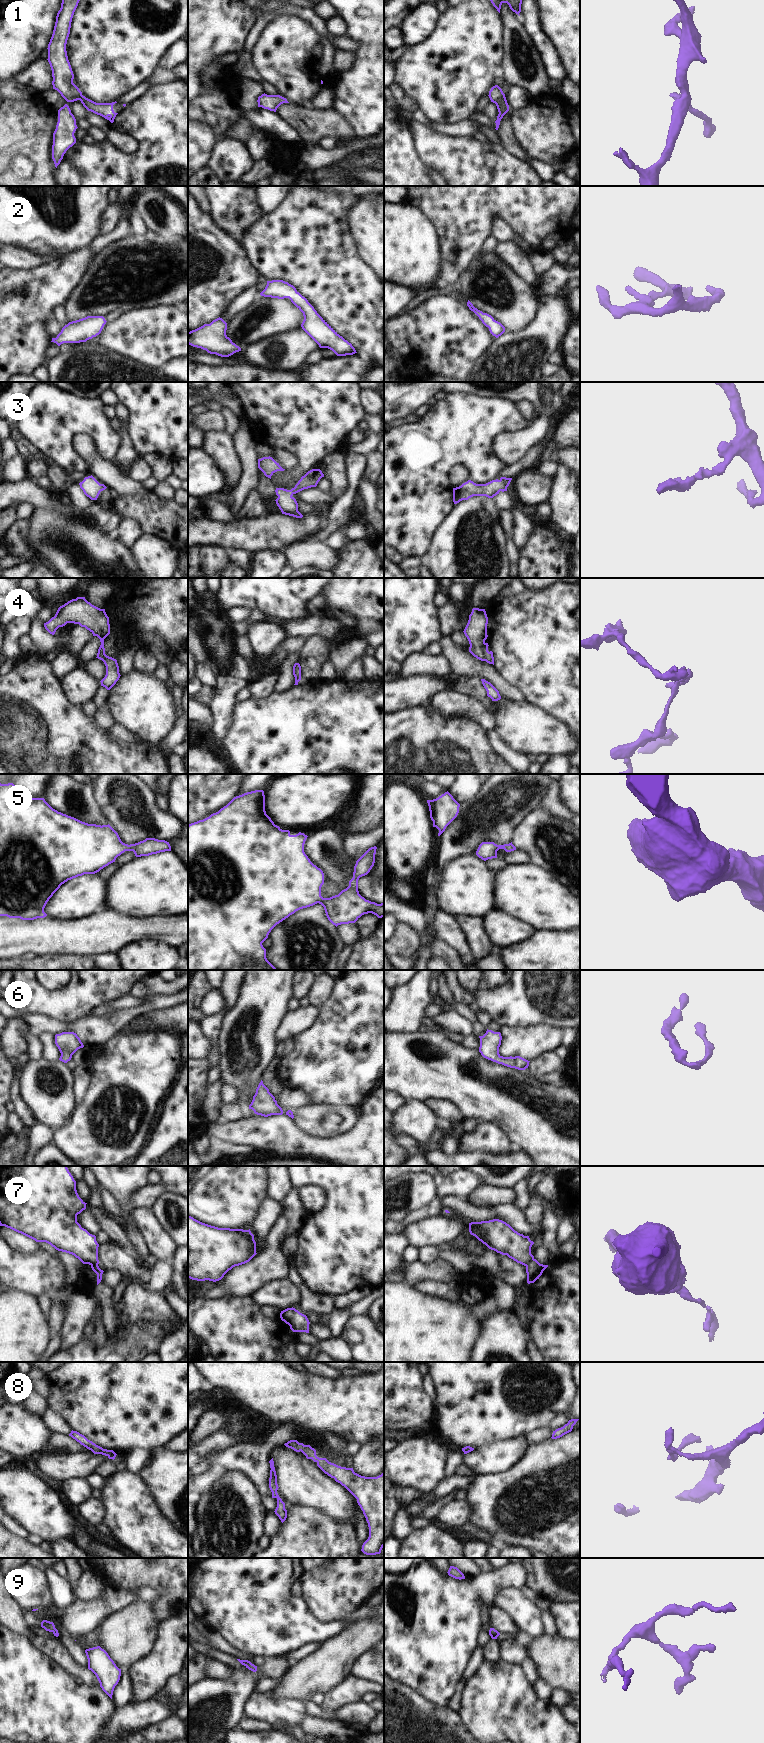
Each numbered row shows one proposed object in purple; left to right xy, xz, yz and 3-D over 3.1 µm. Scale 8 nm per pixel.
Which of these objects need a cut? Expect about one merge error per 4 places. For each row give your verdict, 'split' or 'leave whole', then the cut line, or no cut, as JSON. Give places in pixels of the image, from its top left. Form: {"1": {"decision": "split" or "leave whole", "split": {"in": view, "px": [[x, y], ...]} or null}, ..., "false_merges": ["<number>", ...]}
{"1": {"decision": "leave whole", "split": null}, "2": {"decision": "leave whole", "split": null}, "3": {"decision": "leave whole", "split": null}, "4": {"decision": "split", "split": {"in": "yz", "px": [[485, 643], [483, 646], [484, 660]]}}, "5": {"decision": "leave whole", "split": null}, "6": {"decision": "leave whole", "split": null}, "7": {"decision": "split", "split": {"in": "yz", "px": [[533, 1257], [525, 1265]]}}, "8": {"decision": "leave whole", "split": null}, "9": {"decision": "leave whole", "split": null}, "false_merges": ["4", "7"]}

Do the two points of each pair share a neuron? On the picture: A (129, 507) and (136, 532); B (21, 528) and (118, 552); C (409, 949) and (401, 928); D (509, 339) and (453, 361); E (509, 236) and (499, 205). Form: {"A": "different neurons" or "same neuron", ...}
{"A": "different neurons", "B": "different neurons", "C": "same neuron", "D": "different neurons", "E": "different neurons"}

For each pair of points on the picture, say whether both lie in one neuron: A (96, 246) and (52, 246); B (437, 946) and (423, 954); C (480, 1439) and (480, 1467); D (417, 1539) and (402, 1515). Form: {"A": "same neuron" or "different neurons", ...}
{"A": "different neurons", "B": "different neurons", "C": "different neurons", "D": "different neurons"}

